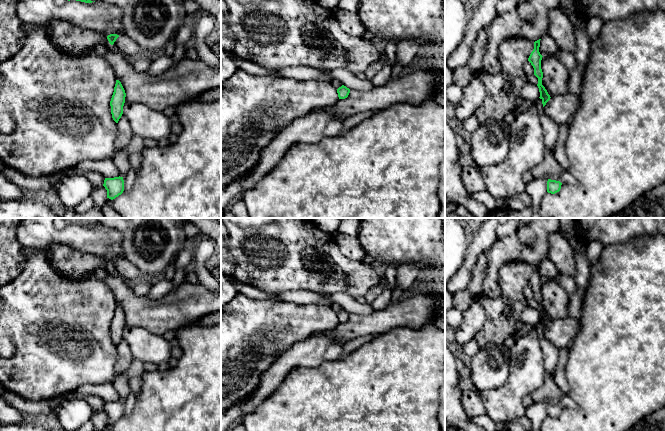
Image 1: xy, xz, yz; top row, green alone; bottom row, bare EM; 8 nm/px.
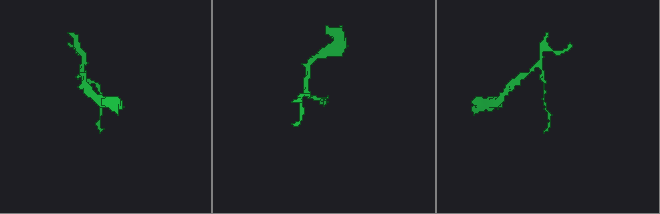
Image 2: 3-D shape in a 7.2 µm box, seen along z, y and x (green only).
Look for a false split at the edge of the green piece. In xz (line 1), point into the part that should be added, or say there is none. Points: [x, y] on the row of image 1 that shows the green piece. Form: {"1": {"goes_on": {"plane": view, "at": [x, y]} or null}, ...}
{"1": {"goes_on": null}}

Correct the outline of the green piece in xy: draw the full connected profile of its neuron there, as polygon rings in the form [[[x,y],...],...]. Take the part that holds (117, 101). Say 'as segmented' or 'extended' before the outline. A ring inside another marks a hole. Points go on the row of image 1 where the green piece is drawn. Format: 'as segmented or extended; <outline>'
as segmented; [[[116,80],[114,92],[110,101],[112,118],[116,123],[118,123],[123,114],[125,97],[126,93],[121,82],[119,80]]]

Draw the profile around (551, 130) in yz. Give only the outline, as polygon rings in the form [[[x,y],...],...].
[[[542,99],[535,101],[535,105],[539,111],[541,125],[544,131],[544,144],[547,150],[553,151],[559,137],[559,125],[552,121],[543,111]]]

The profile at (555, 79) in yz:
[[[544,55],[541,60],[541,69],[543,72],[542,85],[550,97],[568,92],[569,71],[557,55]]]

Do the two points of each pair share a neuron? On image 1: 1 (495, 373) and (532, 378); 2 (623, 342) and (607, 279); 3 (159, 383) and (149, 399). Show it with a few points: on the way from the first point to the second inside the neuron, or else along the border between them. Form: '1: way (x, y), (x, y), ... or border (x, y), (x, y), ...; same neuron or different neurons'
1: border (509, 357), (508, 379), (500, 386), (490, 390); different neurons
2: way (623, 326), (623, 295); same neuron
3: way (159, 387), (153, 395); same neuron

